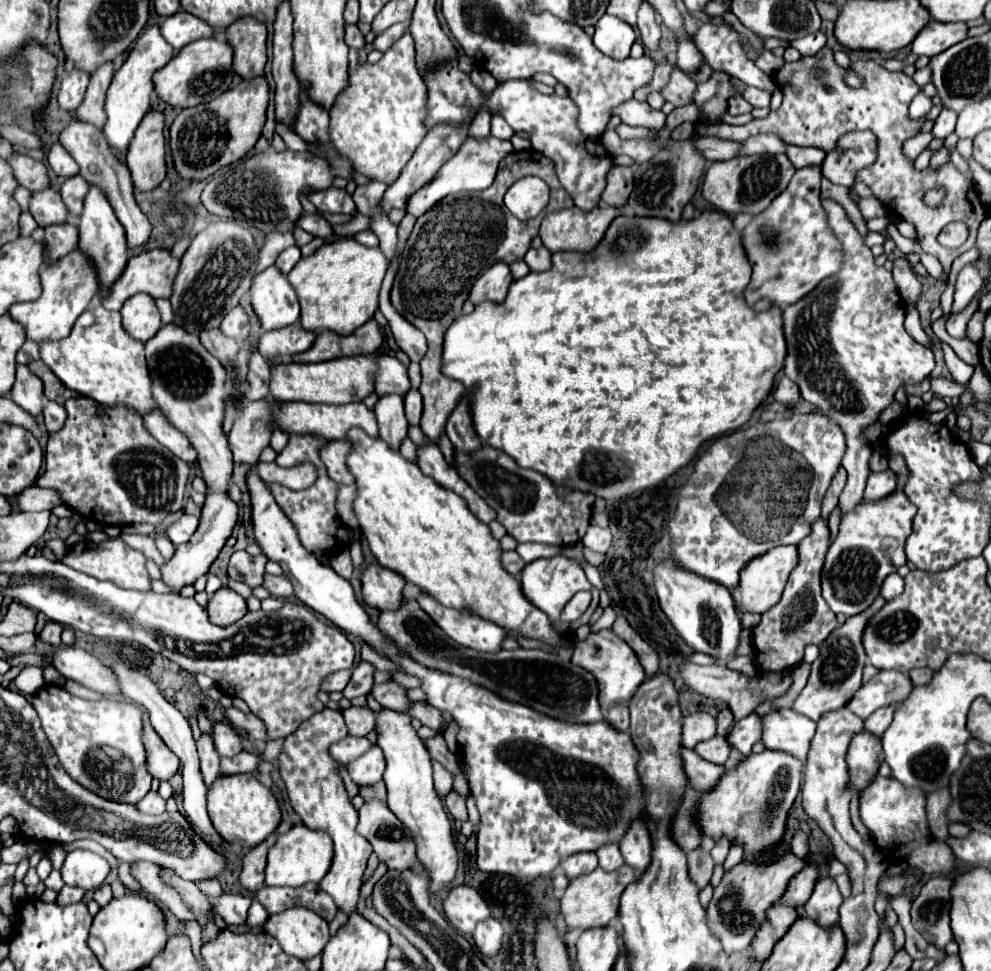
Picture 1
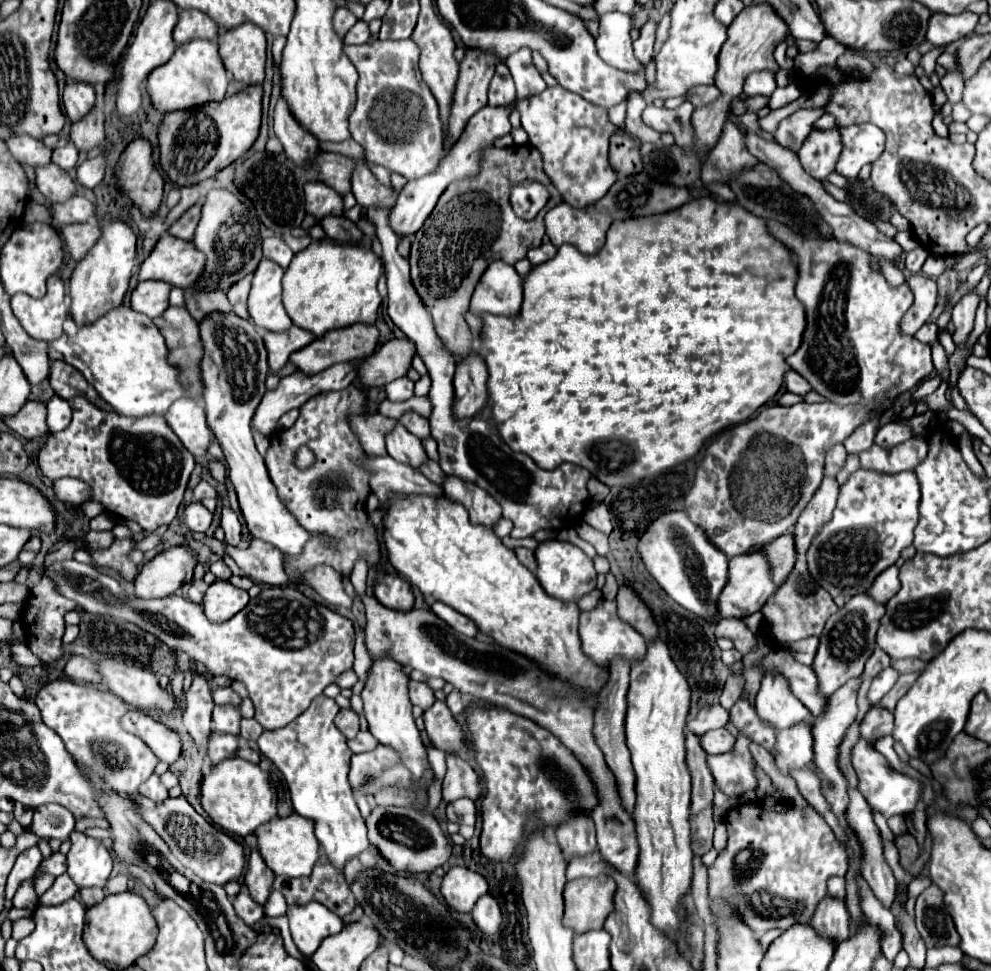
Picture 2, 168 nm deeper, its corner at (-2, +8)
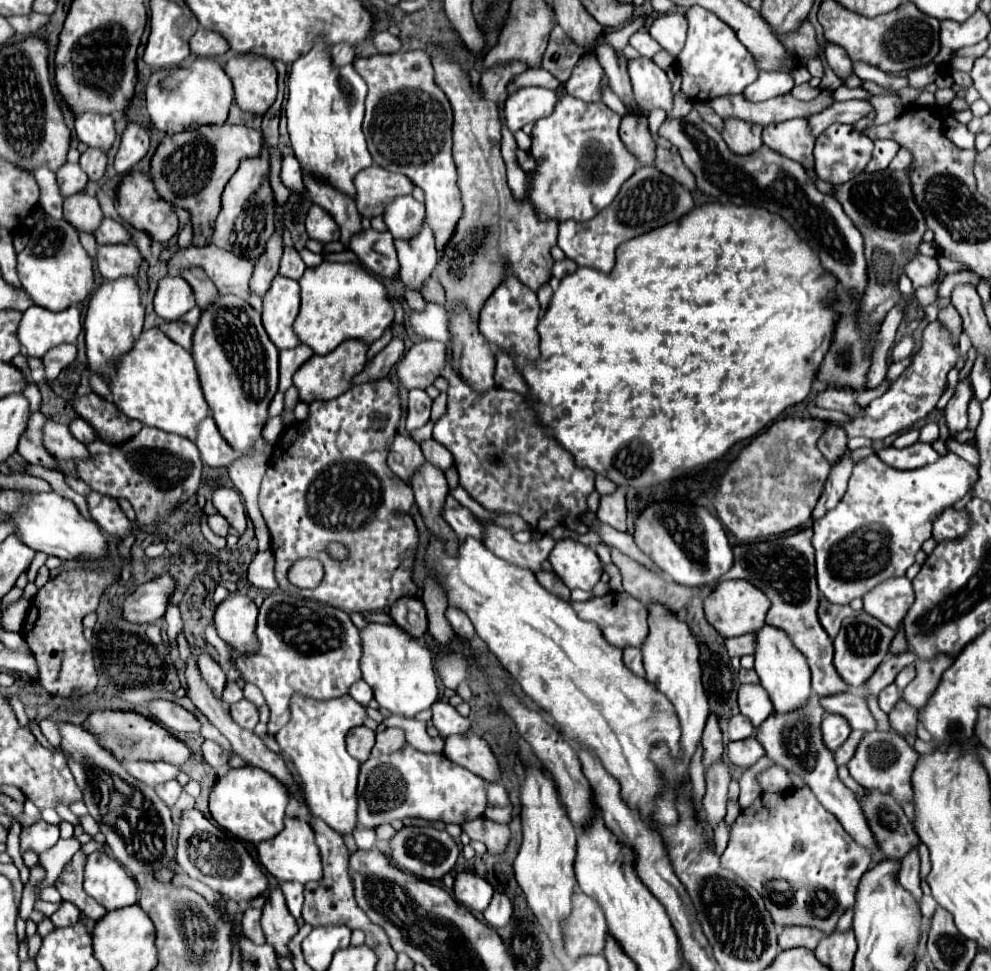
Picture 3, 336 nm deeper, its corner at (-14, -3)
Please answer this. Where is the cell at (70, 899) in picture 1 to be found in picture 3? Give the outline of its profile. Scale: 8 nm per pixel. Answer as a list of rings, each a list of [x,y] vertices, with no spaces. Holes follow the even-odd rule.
[[[64,901],[62,907],[50,919],[52,919],[54,927],[70,927],[70,925],[74,925],[78,921],[78,917],[80,917],[78,907],[68,903],[68,901]]]

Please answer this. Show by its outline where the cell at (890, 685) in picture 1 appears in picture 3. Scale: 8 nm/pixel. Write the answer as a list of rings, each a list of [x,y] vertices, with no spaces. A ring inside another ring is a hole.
[[[892,683],[890,687],[886,687],[886,689],[882,691],[882,695],[878,695],[878,705],[880,705],[880,709],[882,709],[884,713],[892,711],[892,709],[894,709],[894,705],[898,703],[900,695],[902,695],[902,691],[900,691],[894,683]]]

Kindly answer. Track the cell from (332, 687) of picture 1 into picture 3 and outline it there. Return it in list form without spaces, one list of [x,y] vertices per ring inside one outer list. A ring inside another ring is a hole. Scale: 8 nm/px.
[[[356,681],[352,687],[350,687],[350,695],[362,703],[362,705],[368,705],[372,701],[372,689],[364,683],[364,681]]]

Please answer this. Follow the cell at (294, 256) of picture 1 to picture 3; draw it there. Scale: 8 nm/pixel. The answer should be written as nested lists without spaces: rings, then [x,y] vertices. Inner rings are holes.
[[[286,247],[284,255],[282,255],[282,261],[280,261],[280,275],[298,281],[302,277],[304,269],[306,269],[306,265],[300,259],[300,253],[294,247]]]

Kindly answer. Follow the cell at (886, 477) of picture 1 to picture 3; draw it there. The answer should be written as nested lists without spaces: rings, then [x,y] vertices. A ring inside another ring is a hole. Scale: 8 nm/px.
[[[916,441],[914,445],[904,447],[904,449],[886,447],[886,449],[878,451],[878,457],[896,469],[918,469],[918,467],[924,467],[928,463],[934,463],[940,455],[932,449],[930,443]]]

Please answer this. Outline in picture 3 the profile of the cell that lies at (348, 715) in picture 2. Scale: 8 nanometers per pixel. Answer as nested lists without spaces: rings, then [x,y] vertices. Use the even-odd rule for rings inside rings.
[[[354,727],[346,735],[346,745],[348,753],[360,763],[364,763],[374,747],[374,731],[370,731],[368,727]]]

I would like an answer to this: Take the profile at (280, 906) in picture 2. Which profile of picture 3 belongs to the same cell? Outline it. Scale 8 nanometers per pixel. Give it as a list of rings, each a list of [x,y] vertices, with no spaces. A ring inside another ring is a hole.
[[[290,881],[290,883],[280,883],[280,889],[282,889],[284,897],[286,897],[290,913],[298,919],[300,911],[302,911],[302,903],[304,903],[304,885]]]

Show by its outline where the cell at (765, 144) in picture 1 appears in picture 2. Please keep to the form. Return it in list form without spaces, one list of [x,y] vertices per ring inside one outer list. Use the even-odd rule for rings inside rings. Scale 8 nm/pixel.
[[[820,108],[820,110],[798,110],[790,114],[778,124],[776,132],[772,134],[774,140],[784,148],[790,148],[792,152],[798,152],[812,130],[812,124],[822,116],[822,112],[824,110]]]

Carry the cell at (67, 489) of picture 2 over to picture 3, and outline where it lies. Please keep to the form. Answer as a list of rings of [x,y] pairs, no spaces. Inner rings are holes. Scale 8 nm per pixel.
[[[94,491],[94,493],[90,493],[86,497],[86,501],[88,501],[88,509],[90,509],[92,519],[106,533],[110,533],[110,535],[114,535],[118,539],[124,539],[124,537],[128,537],[132,533],[134,523],[124,515],[124,511],[116,503],[116,499],[100,495],[100,493]]]

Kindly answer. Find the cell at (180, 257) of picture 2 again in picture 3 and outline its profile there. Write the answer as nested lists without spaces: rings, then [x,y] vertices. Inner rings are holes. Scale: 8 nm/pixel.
[[[188,247],[178,251],[170,261],[170,271],[180,273],[182,269],[202,267],[208,277],[218,287],[220,295],[234,293],[242,299],[250,297],[250,275],[254,271],[256,259],[242,259],[220,247]]]

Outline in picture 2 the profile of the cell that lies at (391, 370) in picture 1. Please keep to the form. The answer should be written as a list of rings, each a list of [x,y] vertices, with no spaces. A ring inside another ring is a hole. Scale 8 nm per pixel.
[[[408,376],[396,378],[390,384],[386,384],[386,394],[392,402],[400,402],[400,400],[408,400],[414,396],[414,382]]]

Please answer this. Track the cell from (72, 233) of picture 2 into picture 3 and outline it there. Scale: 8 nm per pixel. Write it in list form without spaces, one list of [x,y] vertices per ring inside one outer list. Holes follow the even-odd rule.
[[[100,245],[98,269],[104,279],[120,279],[126,275],[138,277],[144,257],[136,245]]]

